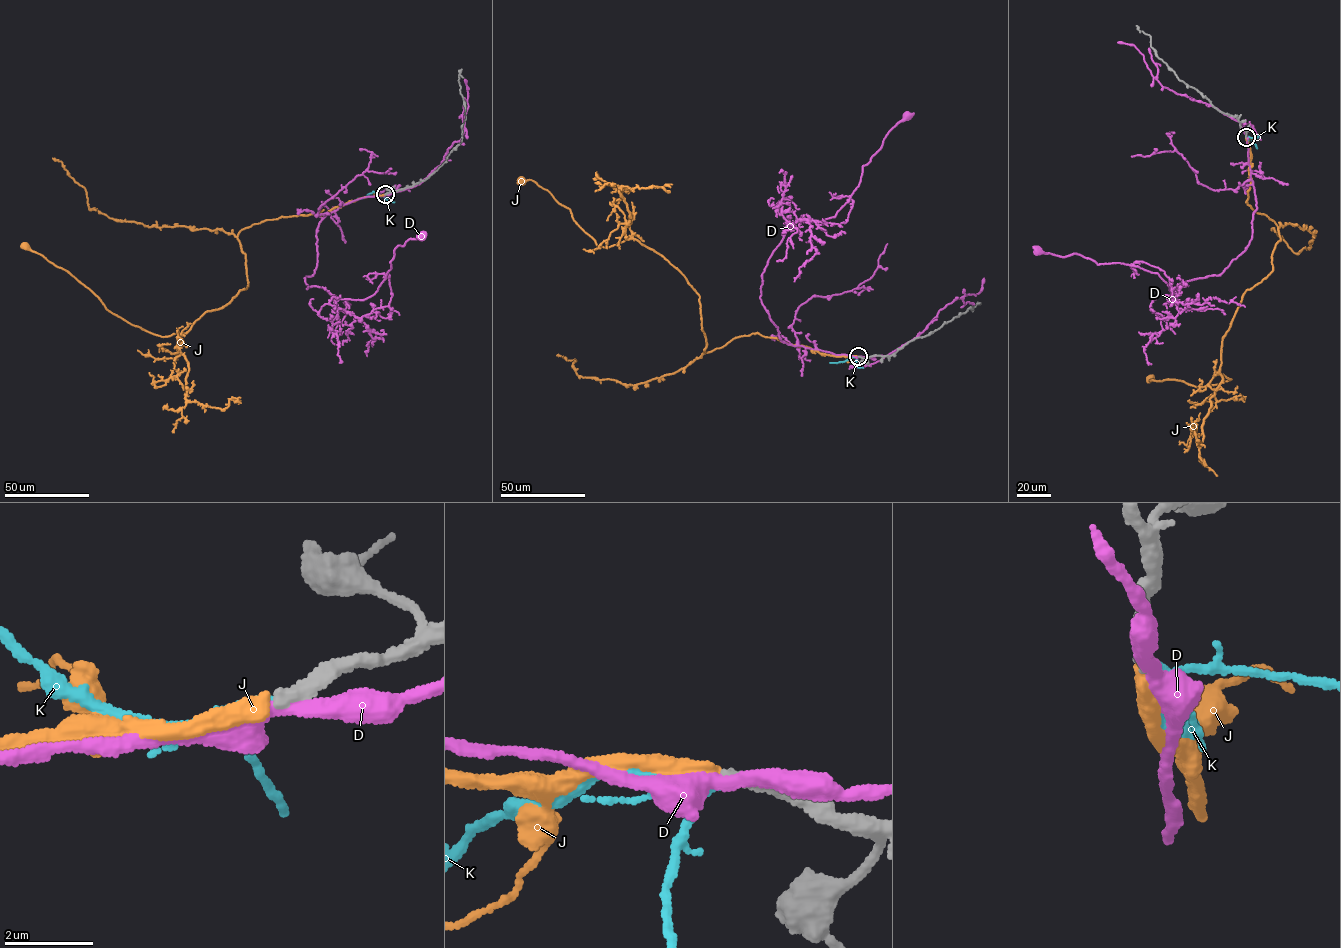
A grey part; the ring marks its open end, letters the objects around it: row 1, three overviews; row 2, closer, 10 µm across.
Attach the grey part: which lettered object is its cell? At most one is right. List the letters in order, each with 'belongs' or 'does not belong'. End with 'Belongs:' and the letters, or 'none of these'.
D: does not belong
J: belongs
K: does not belong
Belongs: J

